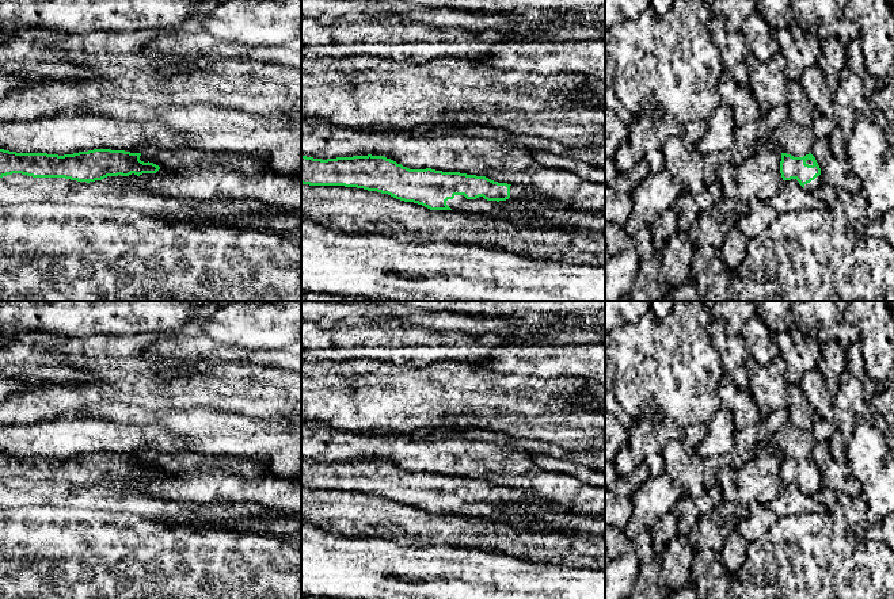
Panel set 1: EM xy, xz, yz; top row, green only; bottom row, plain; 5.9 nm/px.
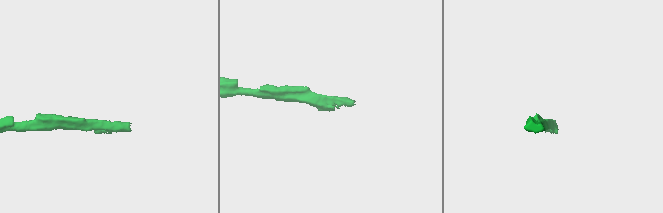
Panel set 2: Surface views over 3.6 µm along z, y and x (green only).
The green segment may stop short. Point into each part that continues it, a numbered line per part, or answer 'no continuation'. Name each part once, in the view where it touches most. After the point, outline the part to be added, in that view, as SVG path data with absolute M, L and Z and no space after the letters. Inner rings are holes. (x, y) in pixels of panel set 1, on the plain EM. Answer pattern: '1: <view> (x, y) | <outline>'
1: xz (512, 512) | M520 488L510 489L510 501L506 504L487 504L483 500L467 503L464 499L454 499L446 508L452 514L476 516L498 523L507 523L516 527L525 527L533 531L563 531L577 533L575 530L563 530L555 524L544 523L524 512L525 505L537 505L547 511L559 512L553 508L551 500Z

